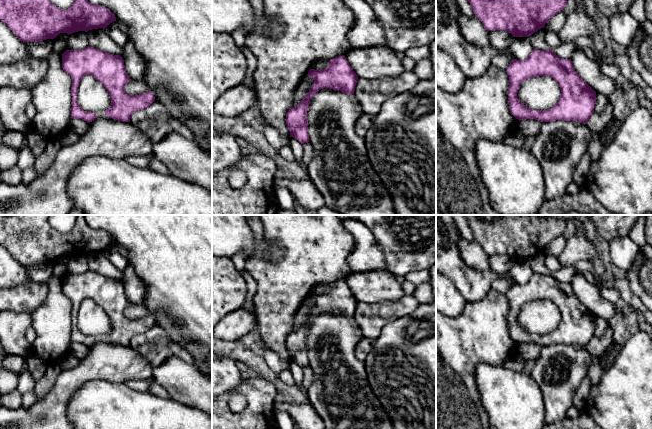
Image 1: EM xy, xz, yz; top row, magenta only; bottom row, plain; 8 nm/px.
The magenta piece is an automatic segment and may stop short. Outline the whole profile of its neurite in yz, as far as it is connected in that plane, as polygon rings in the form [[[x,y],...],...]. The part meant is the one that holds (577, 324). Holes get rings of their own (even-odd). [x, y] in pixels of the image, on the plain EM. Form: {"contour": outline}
{"contour": [[[533,273],[524,284],[511,283],[506,296],[509,300],[510,335],[519,345],[535,343],[541,346],[565,344],[586,347],[594,337],[596,316],[575,295],[571,283],[559,282],[552,273]],[[538,300],[553,302],[561,314],[558,326],[543,335],[527,332],[517,322],[521,307]]]}

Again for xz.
{"contour": [[[345,280],[330,283],[326,293],[310,293],[307,299],[314,303],[314,308],[305,322],[296,331],[288,334],[285,343],[290,361],[297,363],[301,368],[309,366],[307,335],[310,323],[323,312],[353,319],[358,304]]]}

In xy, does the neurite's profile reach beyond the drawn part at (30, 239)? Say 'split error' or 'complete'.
complete

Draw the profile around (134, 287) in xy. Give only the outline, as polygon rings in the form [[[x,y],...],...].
[[[130,264],[122,272],[120,280],[124,284],[126,298],[132,304],[142,304],[146,295],[144,282],[135,274]]]

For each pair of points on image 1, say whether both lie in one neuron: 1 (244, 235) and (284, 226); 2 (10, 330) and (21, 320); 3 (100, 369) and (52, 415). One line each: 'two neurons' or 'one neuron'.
1: two neurons
2: one neuron
3: one neuron

